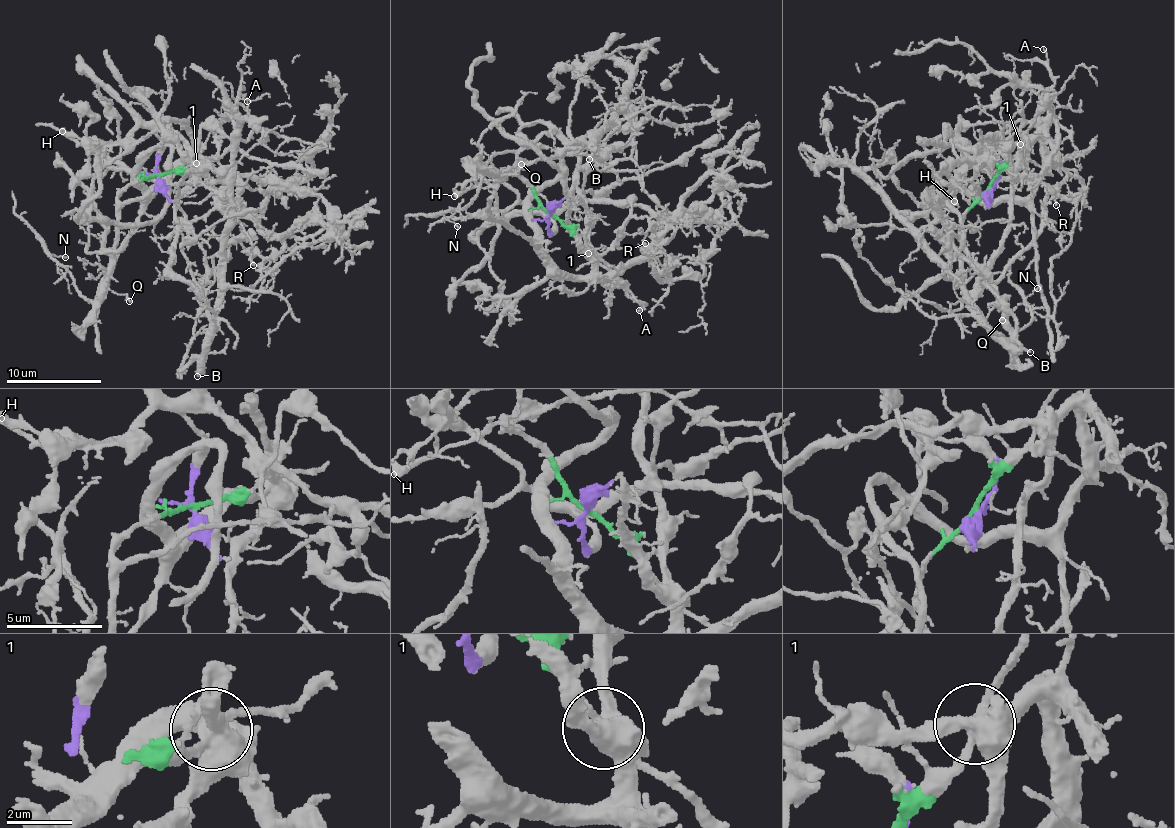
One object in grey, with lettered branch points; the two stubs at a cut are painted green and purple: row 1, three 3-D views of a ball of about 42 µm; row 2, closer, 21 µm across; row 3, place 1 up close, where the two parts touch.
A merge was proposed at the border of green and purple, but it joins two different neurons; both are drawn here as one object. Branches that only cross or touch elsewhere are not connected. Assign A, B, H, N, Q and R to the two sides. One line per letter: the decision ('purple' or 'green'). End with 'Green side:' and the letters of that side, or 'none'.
A: green
B: purple
H: purple
N: green
Q: green
R: purple
Green side: A, N, Q

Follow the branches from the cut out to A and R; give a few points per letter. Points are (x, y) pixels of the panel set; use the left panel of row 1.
A: (159, 177), (178, 173), (201, 160), (223, 154), (232, 142), (246, 140), (251, 115), (246, 100)
R: (159, 177), (159, 129), (175, 131), (230, 175), (239, 201), (282, 244), (268, 256), (256, 254), (254, 266)

